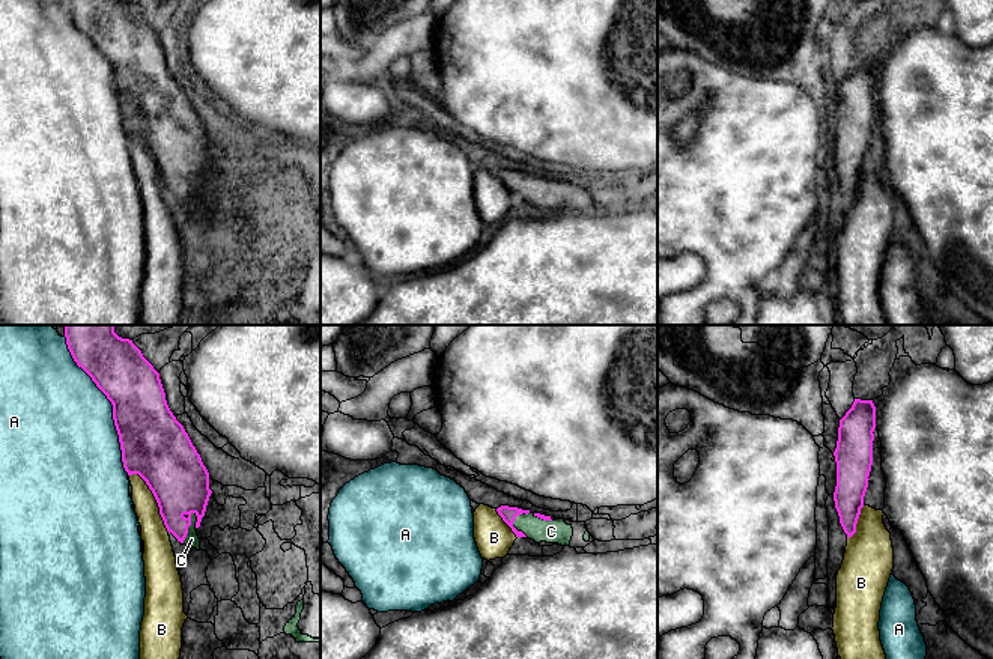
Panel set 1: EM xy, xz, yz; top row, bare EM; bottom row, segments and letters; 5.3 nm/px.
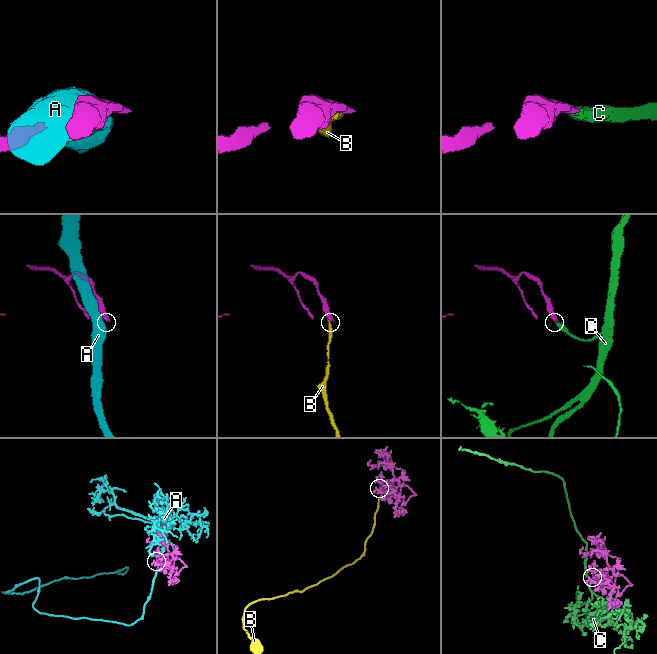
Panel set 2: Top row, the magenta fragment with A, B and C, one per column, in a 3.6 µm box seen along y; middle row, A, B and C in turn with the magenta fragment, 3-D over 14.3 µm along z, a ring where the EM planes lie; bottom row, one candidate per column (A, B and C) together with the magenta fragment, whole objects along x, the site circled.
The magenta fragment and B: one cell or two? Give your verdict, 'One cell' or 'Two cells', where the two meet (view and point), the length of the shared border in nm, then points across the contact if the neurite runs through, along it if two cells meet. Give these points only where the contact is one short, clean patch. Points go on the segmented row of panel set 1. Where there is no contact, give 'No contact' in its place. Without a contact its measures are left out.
Two cells. Touches magenta at xy (155, 498). Shared border 380 nm

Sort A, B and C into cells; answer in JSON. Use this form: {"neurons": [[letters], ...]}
{"neurons": [["A", "B"], ["C"]]}

